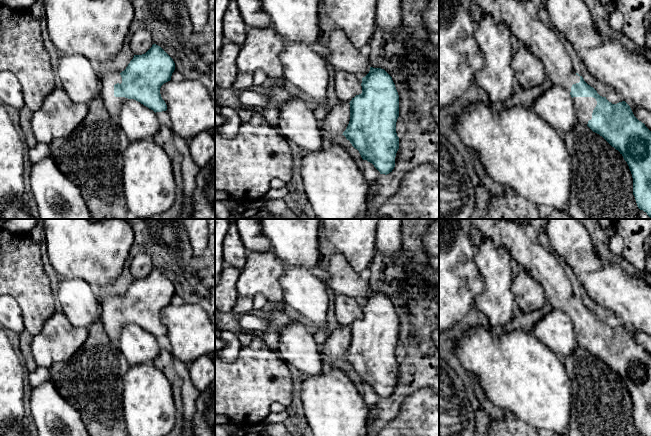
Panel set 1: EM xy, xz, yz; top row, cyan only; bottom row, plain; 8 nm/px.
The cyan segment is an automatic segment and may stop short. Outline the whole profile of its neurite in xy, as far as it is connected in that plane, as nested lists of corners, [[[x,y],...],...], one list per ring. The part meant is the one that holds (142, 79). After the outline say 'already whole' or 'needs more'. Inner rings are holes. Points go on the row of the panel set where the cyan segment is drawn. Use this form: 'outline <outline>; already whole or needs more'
outline [[[158,45],[142,55],[134,55],[121,73],[102,76],[101,97],[109,115],[117,119],[121,104],[134,99],[156,112],[167,110],[160,94],[161,86],[171,80],[175,70],[173,59]]]; needs more

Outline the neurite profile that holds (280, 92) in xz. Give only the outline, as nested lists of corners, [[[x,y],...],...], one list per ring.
[[[284,78],[271,81],[271,88],[266,94],[269,98],[267,107],[276,107],[277,109],[297,96],[291,89],[291,85]]]

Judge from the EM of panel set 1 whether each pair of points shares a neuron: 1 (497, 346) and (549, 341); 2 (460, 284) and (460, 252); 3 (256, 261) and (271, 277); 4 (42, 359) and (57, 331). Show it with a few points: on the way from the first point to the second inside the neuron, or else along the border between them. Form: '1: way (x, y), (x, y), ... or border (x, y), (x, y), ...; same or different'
1: way (510, 346), (536, 346); same
2: way (460, 276), (460, 260); same
3: way (259, 265), (267, 273); same
4: way (46, 352), (57, 338); same

